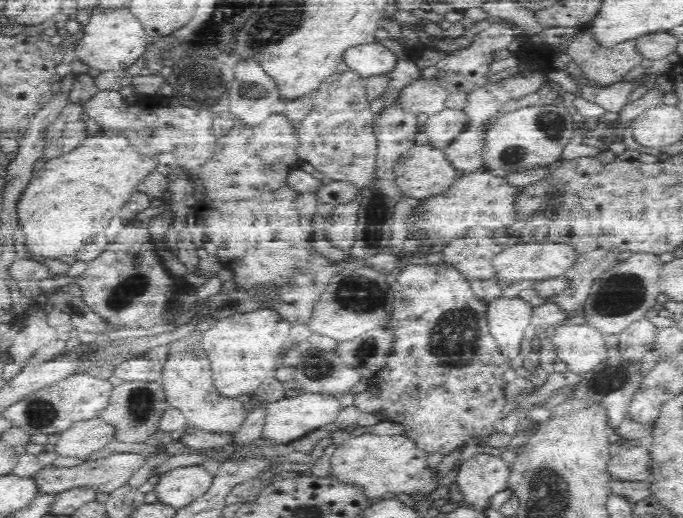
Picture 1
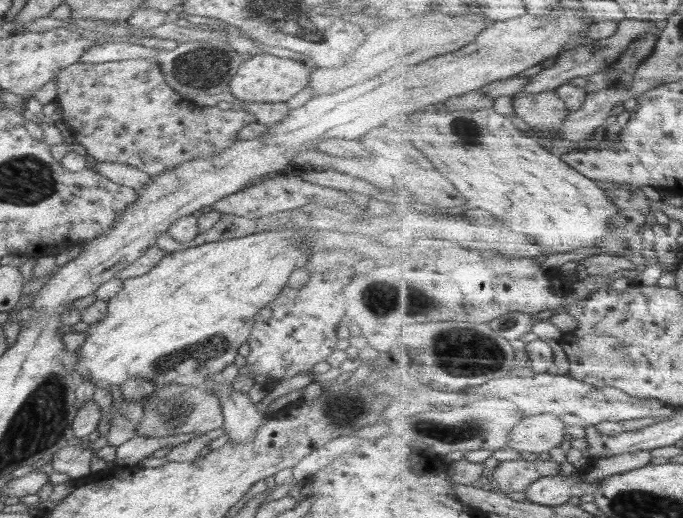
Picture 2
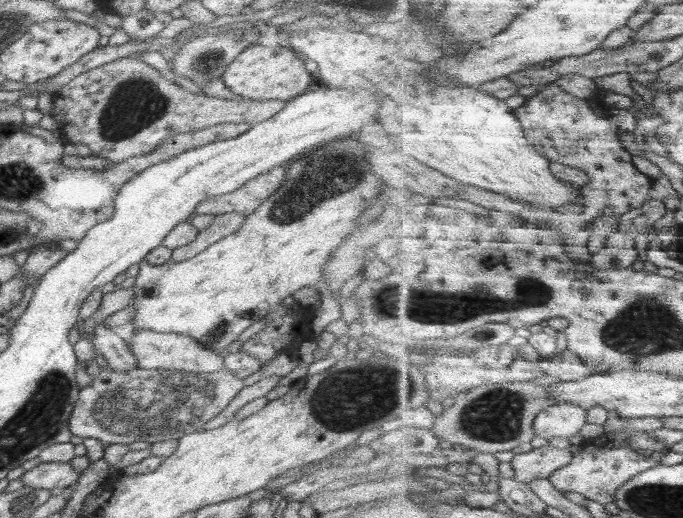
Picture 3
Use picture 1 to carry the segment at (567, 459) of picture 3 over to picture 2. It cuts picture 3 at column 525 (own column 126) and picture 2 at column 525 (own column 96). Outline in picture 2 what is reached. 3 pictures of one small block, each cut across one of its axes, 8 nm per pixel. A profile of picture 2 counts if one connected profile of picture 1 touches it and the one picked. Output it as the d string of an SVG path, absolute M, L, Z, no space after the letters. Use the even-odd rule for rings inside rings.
M547 456L537 461L519 458L502 462L495 470L495 479L500 483L501 492L526 492L536 481L560 474L560 470L562 465Z

